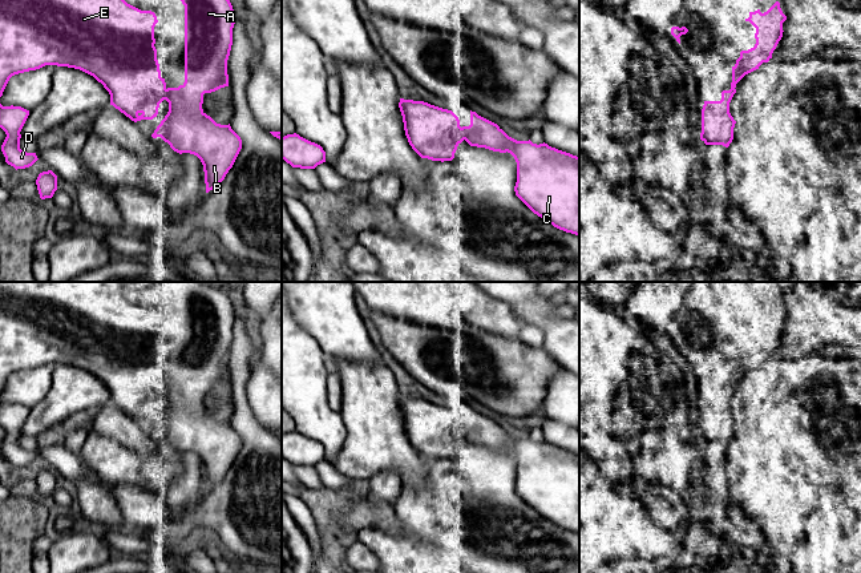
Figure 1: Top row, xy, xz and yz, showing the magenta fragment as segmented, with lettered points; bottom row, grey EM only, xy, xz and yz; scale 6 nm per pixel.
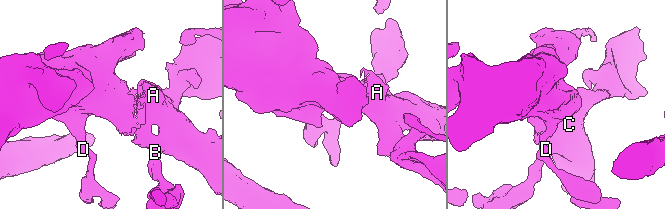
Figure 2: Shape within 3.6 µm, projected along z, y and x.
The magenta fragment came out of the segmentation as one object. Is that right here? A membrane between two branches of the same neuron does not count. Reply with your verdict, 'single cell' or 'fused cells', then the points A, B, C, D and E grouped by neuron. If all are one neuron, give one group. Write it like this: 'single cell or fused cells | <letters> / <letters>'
single cell | A B C D E

